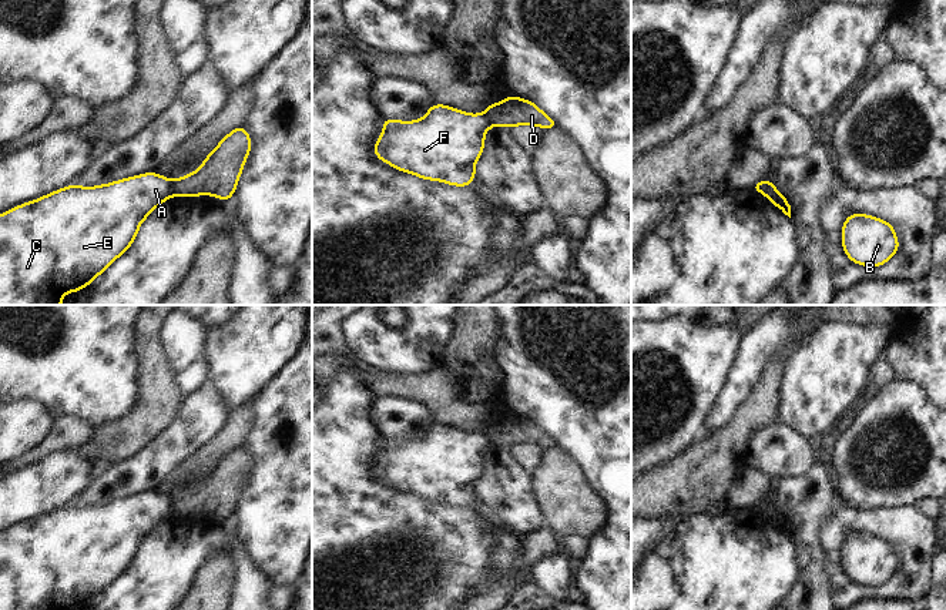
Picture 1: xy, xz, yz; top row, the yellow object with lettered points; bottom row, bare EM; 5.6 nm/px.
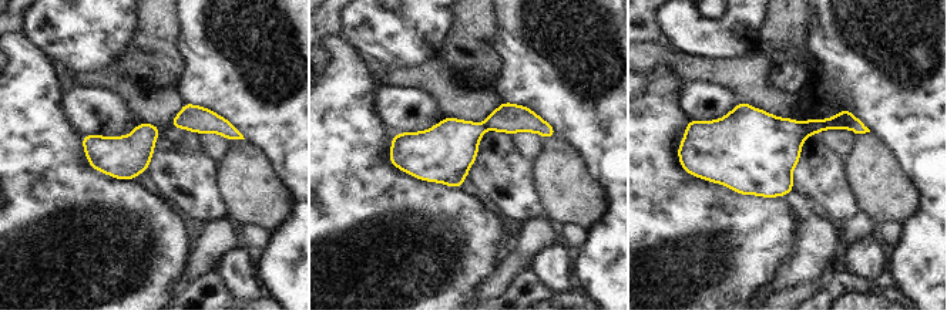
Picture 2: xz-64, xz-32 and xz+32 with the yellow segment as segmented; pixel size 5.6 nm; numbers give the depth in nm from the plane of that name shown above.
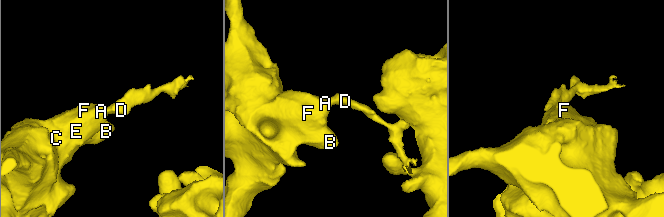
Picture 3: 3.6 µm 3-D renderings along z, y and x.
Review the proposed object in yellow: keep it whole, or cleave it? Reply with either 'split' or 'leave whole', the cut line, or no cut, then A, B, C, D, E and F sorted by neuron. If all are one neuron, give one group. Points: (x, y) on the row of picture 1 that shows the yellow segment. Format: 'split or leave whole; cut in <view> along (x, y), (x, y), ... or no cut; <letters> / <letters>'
split; cut in xy along (168, 181), (171, 194); A B C E F / D

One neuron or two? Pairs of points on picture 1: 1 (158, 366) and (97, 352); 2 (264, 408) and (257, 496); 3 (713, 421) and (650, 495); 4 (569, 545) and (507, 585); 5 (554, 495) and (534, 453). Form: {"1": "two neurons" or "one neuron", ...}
{"1": "two neurons", "2": "one neuron", "3": "two neurons", "4": "two neurons", "5": "two neurons"}

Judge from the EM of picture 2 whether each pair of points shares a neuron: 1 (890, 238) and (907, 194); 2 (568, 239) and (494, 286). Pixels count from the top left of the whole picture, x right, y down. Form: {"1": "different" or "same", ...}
{"1": "different", "2": "different"}

